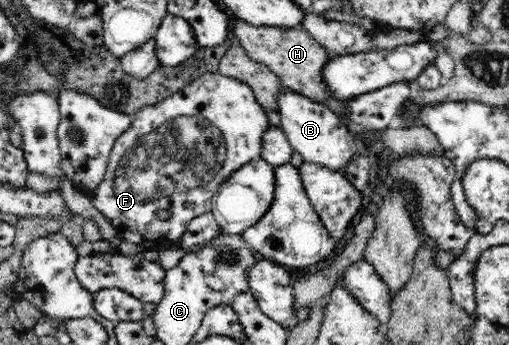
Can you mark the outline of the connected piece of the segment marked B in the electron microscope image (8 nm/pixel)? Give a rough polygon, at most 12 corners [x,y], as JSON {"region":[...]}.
{"region":[[287,88],[281,127],[304,161],[343,172],[362,141],[326,105]]}

